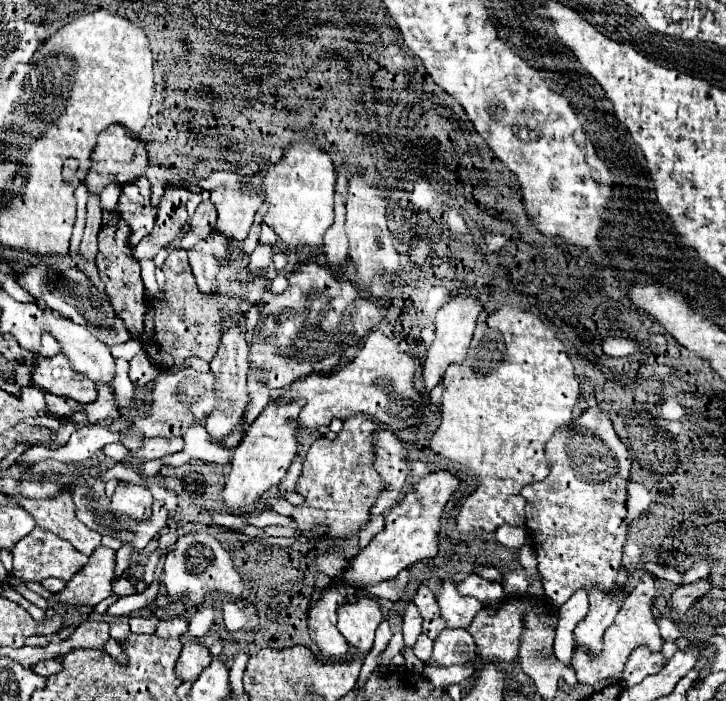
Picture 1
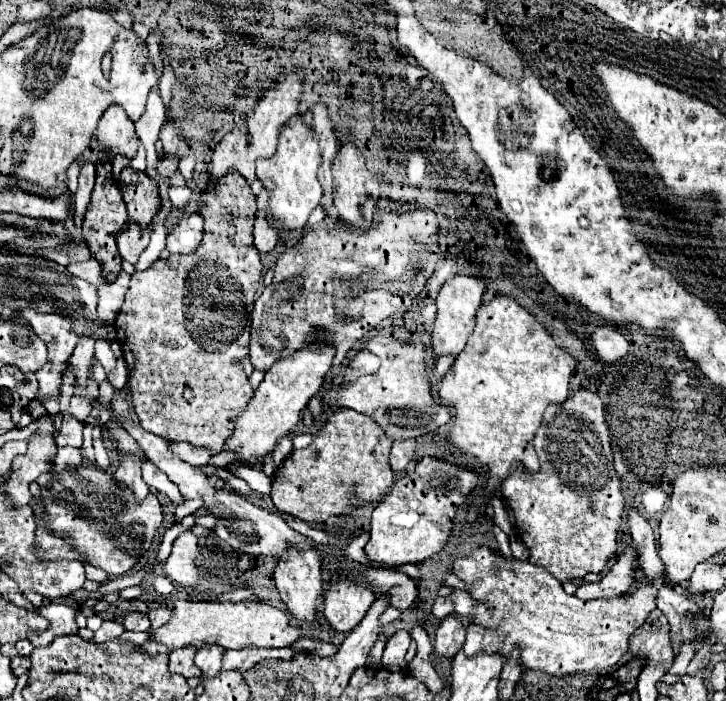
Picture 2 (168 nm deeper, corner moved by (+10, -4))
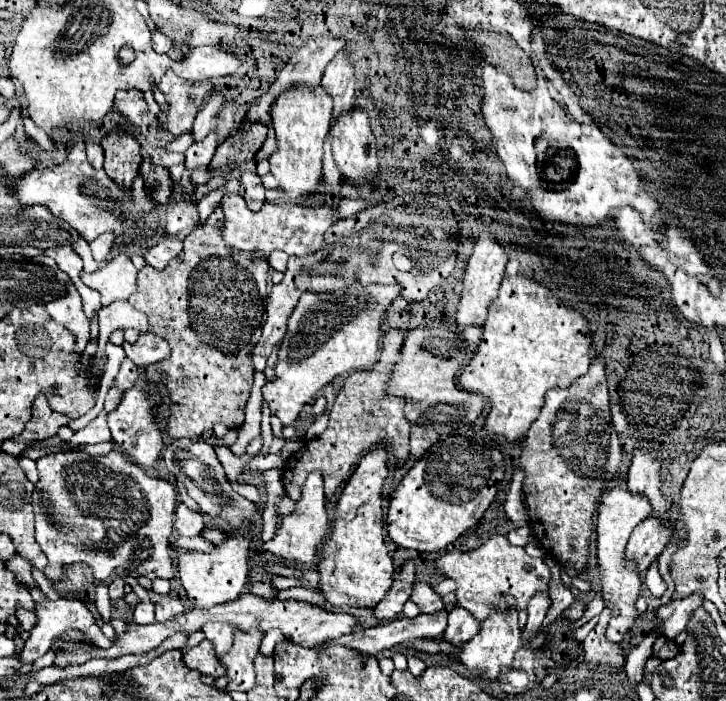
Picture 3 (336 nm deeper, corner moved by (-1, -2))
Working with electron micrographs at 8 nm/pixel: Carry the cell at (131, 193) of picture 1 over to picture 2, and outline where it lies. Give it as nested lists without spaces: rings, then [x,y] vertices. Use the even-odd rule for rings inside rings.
[[[128,166],[118,178],[118,188],[128,208],[128,220],[132,224],[138,224],[140,228],[146,228],[160,204],[156,182],[144,172]]]

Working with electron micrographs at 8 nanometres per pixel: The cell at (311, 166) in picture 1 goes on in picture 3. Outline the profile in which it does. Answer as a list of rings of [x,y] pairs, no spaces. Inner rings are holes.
[[[295,84],[283,90],[271,106],[271,118],[277,138],[277,150],[269,158],[271,174],[279,180],[279,188],[295,202],[311,200],[315,196],[313,190],[321,184],[323,178],[321,158],[323,158],[323,142],[327,138],[325,114],[321,118],[321,108],[325,110],[325,104],[321,104],[323,96],[325,96],[323,88]]]

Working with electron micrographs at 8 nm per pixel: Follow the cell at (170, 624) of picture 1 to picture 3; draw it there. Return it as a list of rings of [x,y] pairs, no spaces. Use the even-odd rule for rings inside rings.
[[[169,596],[155,600],[155,620],[159,620],[159,622],[171,620],[173,616],[181,614],[183,610],[185,610],[185,606],[183,606],[181,600],[175,600],[175,598],[169,598]]]

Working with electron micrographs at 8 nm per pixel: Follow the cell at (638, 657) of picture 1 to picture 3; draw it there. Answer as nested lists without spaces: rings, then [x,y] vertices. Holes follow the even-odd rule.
[[[695,592],[683,600],[673,600],[667,606],[659,608],[659,616],[663,618],[663,636],[667,638],[675,638],[679,632],[685,630],[689,618],[693,616],[693,612],[703,604],[703,594]]]

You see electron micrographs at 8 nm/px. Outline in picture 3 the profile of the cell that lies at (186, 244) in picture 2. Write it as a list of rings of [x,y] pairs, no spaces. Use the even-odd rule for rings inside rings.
[[[175,200],[167,208],[167,234],[179,234],[181,230],[191,230],[197,226],[199,212],[195,204],[189,204],[185,200]]]

